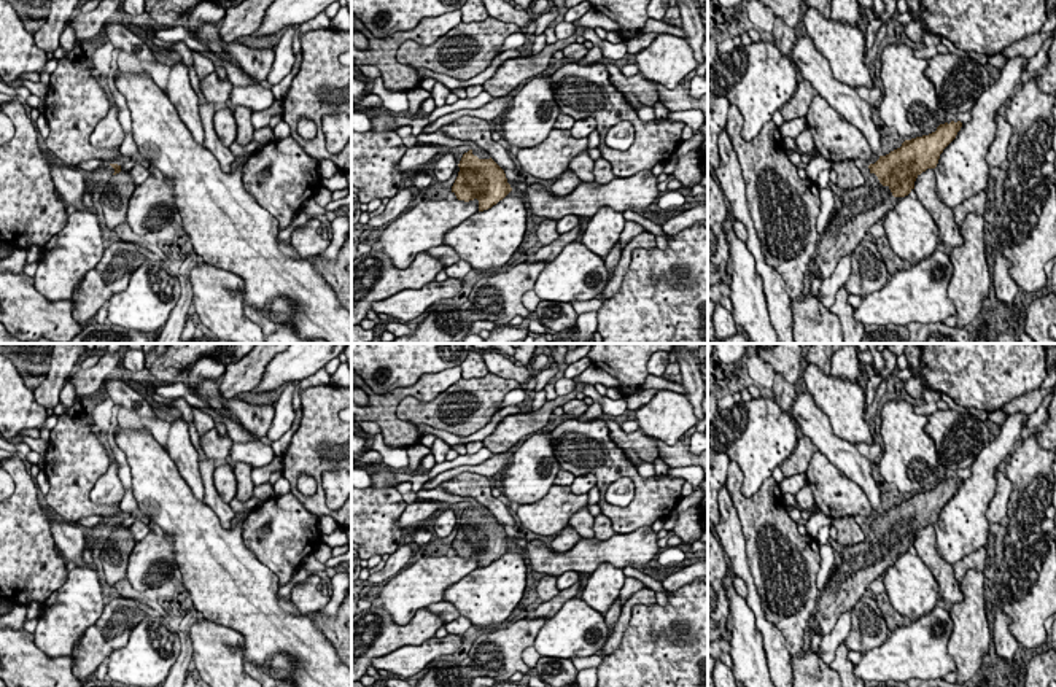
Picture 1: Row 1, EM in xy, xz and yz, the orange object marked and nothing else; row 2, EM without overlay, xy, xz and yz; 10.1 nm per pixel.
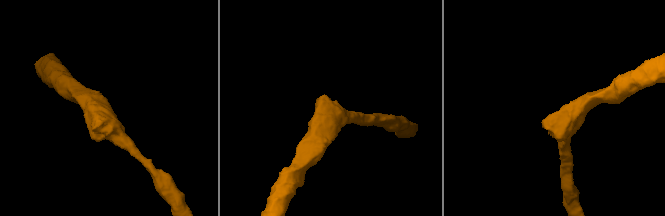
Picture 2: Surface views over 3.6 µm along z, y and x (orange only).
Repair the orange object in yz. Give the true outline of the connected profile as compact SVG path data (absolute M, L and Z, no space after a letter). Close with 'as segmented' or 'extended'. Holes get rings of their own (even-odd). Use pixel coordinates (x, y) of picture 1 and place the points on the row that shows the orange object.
M962 122L940 124L935 132L905 140L900 148L870 164L864 186L843 191L841 207L819 235L817 251L809 264L809 278L829 278L838 261L851 254L868 237L868 229L894 208L895 197L914 189L916 178L935 169L943 149L956 138Z; extended

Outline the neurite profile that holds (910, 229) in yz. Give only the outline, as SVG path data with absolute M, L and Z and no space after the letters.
M894 197L894 208L883 219L891 248L907 264L918 264L937 251L938 227L916 197Z

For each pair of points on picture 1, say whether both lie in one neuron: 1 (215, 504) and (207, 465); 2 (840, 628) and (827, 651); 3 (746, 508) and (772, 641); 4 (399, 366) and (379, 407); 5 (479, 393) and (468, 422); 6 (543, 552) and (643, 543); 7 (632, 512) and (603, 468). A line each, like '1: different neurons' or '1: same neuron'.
1: same neuron
2: same neuron
3: different neurons
4: different neurons
5: same neuron
6: same neuron
7: same neuron

